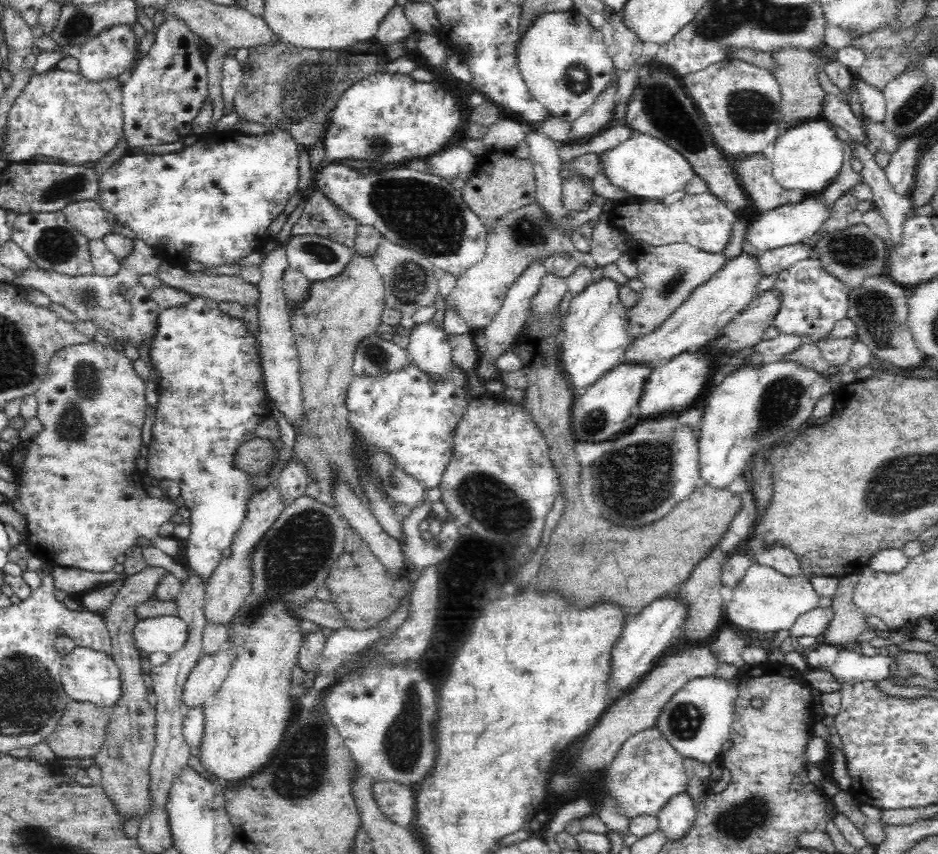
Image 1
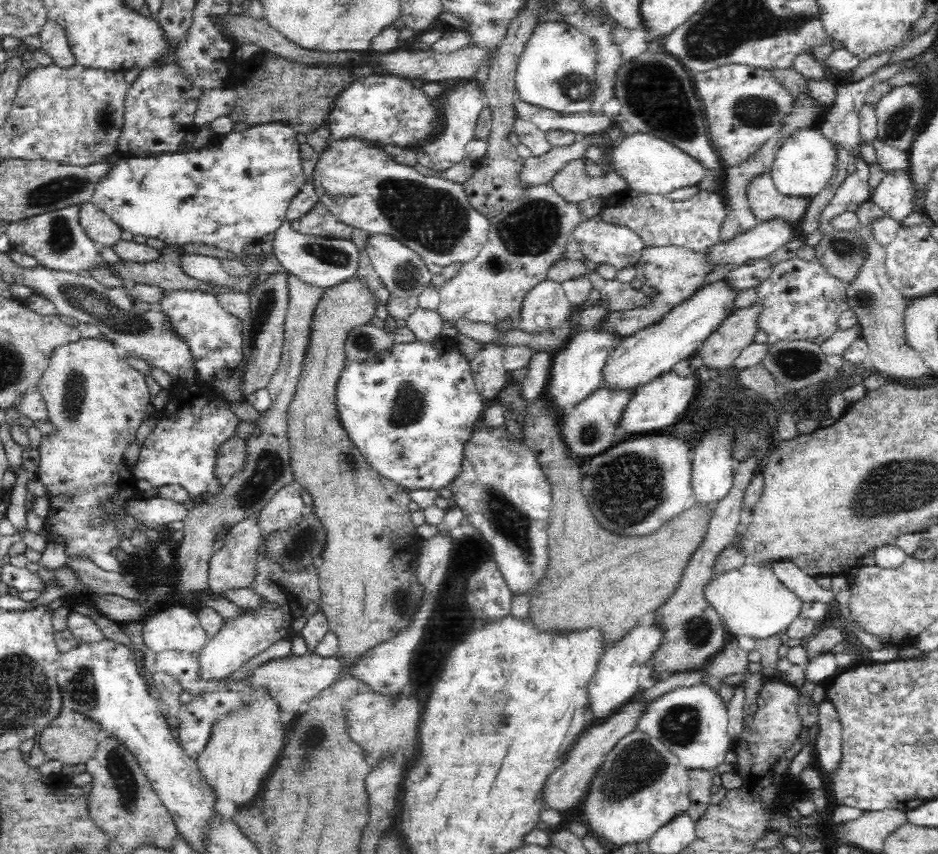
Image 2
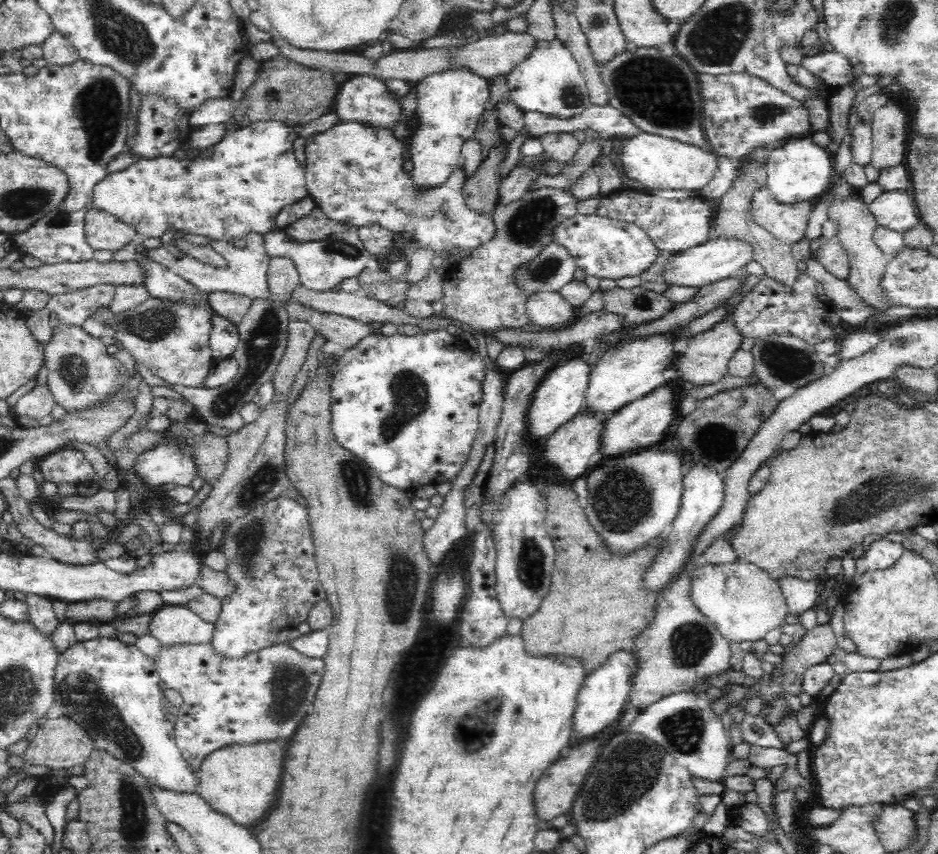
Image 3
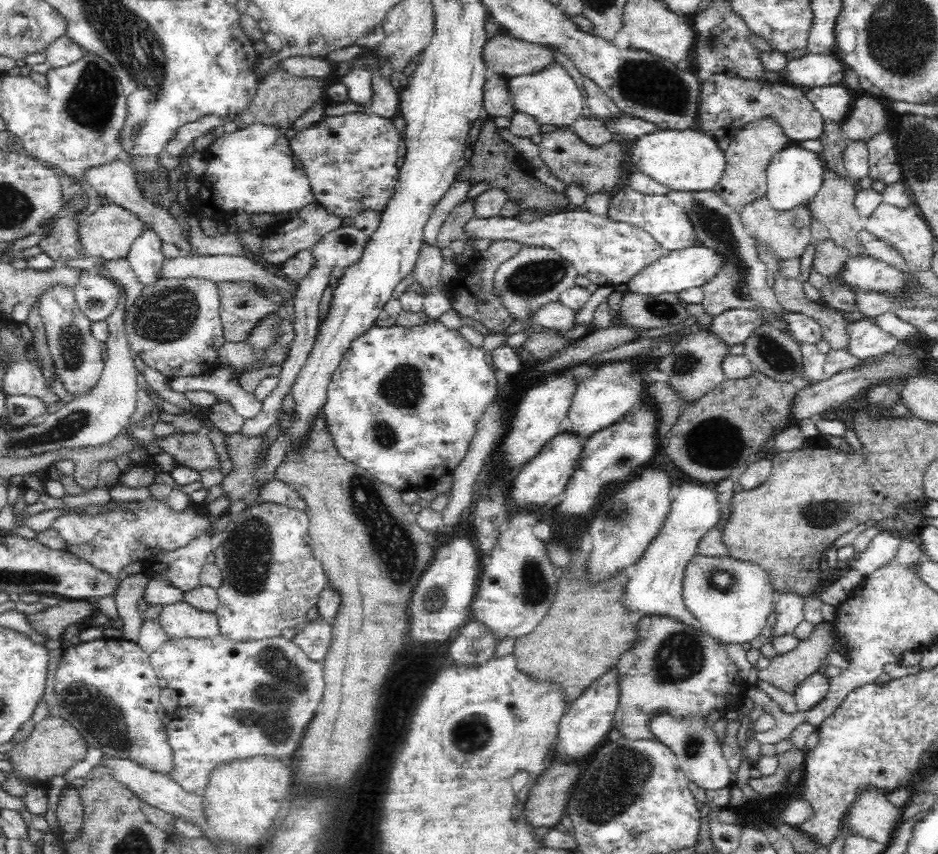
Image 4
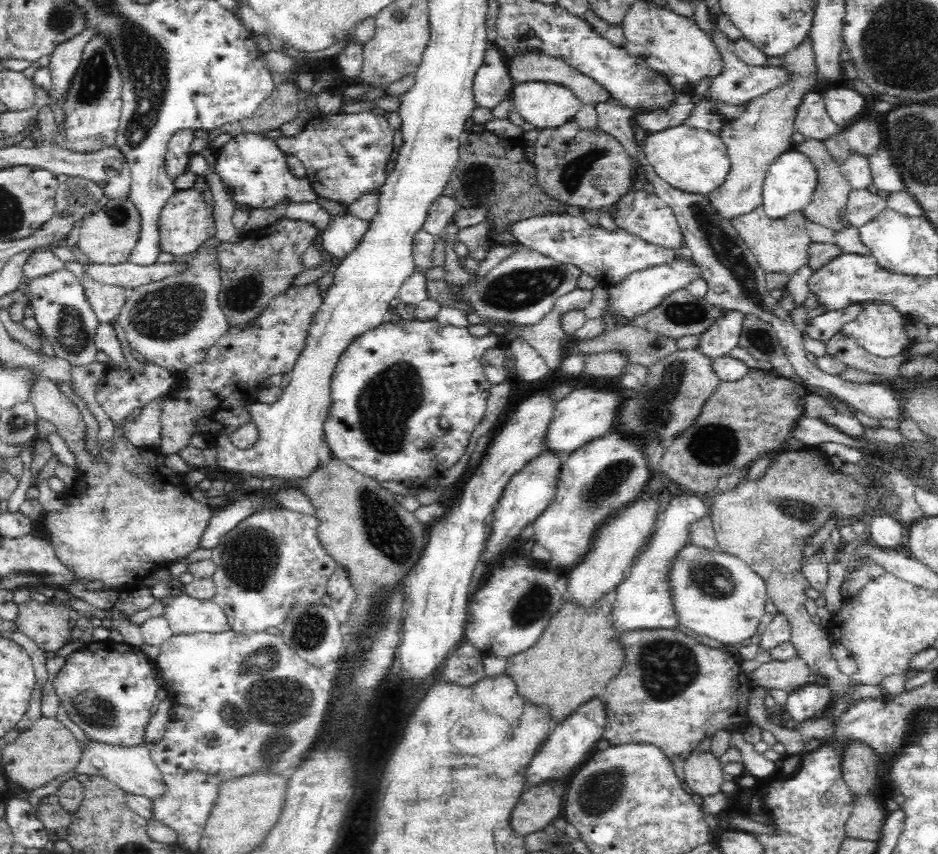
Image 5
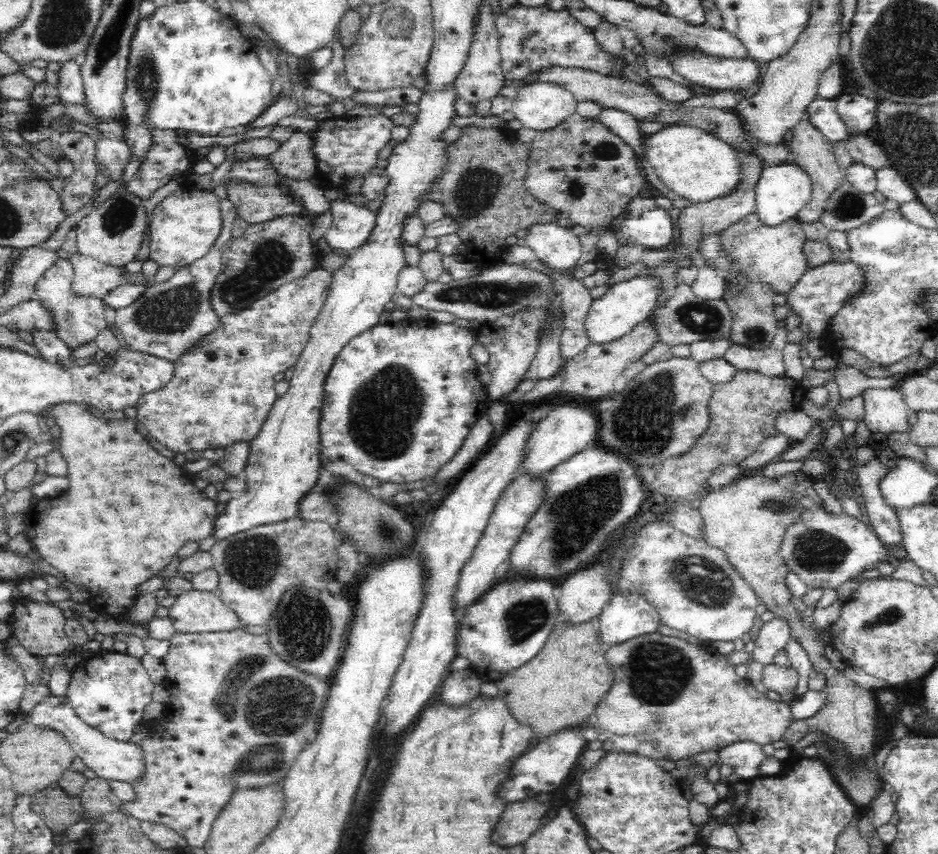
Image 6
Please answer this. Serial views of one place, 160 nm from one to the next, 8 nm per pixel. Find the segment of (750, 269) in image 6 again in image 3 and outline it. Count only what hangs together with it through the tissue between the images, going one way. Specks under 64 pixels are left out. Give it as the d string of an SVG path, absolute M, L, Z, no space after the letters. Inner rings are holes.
M765 185L753 195L750 215L754 223L778 242L792 248L805 238L813 208L814 203L810 201L780 205L774 201Z

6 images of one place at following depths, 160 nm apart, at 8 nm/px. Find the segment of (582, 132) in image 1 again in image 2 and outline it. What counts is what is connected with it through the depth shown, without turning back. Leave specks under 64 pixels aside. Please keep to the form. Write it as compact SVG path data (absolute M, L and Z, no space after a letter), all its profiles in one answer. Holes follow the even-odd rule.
M581 2L578 10L569 15L561 15L559 13L546 10L546 13L542 16L538 16L538 22L544 21L562 21L564 24L571 26L574 30L577 30L580 34L583 34L586 38L591 40L591 45L594 51L594 72L595 72L595 95L594 102L590 109L594 111L602 111L602 106L613 98L613 86L616 71L619 66L623 63L620 54L620 45L614 37L614 24L616 23L611 16L608 14L604 6L593 6L588 7L588 4Z

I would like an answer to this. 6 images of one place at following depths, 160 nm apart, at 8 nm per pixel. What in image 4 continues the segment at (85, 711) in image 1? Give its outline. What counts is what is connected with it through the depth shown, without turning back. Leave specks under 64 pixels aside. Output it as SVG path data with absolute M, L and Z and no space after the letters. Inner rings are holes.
M54 713L36 723L30 736L15 744L6 756L19 776L46 782L53 776L66 774L74 764L82 762L86 758L87 748L88 744L82 739L78 730L74 729L67 720Z

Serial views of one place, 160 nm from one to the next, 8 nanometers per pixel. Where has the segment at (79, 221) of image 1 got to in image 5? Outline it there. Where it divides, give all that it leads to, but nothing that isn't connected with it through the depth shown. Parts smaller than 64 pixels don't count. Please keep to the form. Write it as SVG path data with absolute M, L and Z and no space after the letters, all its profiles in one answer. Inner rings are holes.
M116 198L109 200L106 206L92 213L82 222L78 249L95 264L122 264L129 261L140 236L141 217L137 207L129 198Z

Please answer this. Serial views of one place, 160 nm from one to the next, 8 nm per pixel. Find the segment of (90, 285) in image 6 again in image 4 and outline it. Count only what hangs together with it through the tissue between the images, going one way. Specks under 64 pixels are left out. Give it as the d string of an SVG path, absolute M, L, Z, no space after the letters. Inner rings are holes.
M183 253L174 259L165 259L162 268L158 270L157 276L160 279L183 279L183 278L205 278L220 283L224 281L252 281L265 288L283 290L291 296L295 296L297 290L296 285L284 281L282 277L278 277L273 271L267 271L260 264L256 264L246 256L193 256L184 255Z

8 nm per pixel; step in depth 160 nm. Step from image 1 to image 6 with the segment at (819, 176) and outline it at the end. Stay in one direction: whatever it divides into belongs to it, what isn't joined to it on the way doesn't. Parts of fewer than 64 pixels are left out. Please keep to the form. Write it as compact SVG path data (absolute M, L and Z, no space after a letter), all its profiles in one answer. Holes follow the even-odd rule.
M794 163L762 169L754 190L755 213L762 226L774 229L782 222L794 219L810 201L811 193L810 177Z

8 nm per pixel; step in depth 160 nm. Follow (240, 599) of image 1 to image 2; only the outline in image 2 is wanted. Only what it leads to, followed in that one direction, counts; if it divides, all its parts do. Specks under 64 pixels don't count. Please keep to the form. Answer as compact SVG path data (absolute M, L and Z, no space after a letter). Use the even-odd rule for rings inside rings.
M257 514L233 526L224 536L224 545L209 560L208 590L223 596L225 590L234 587L247 587L253 578L254 561L259 545L259 528L255 523Z

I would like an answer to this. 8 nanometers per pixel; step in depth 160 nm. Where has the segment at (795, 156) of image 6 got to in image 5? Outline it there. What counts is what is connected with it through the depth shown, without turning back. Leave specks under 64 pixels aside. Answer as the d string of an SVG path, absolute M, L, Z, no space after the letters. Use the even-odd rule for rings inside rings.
M806 137L802 144L794 144L792 149L807 156L814 165L817 174L818 186L816 186L812 201L801 211L804 219L824 226L833 232L842 230L842 228L846 227L846 224L842 223L842 214L844 214L848 194L850 194L852 188L842 176L841 166L831 157L825 143L818 139Z

